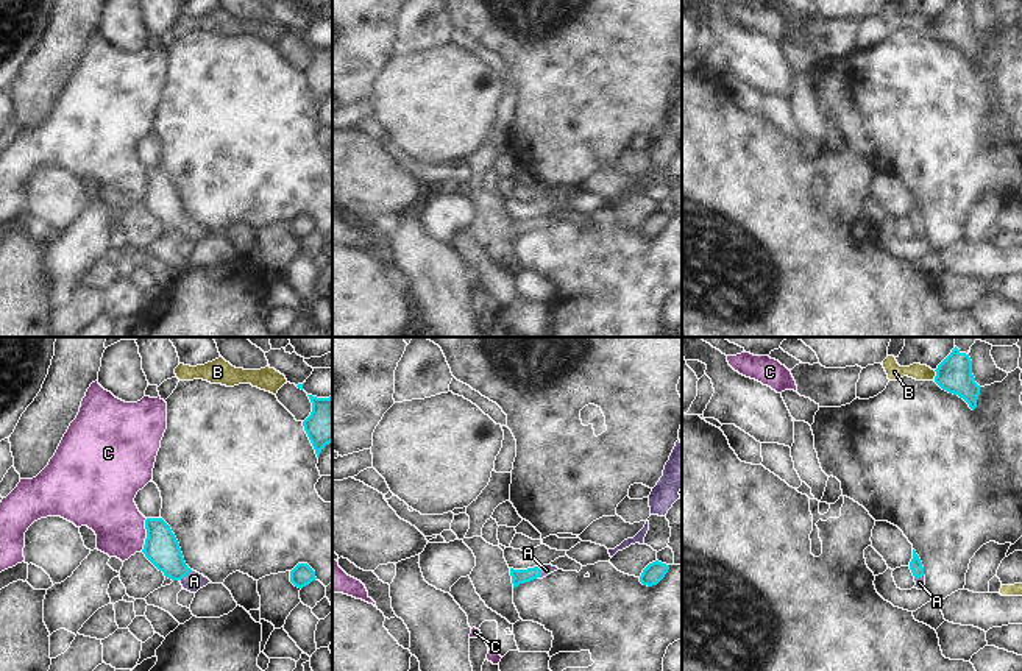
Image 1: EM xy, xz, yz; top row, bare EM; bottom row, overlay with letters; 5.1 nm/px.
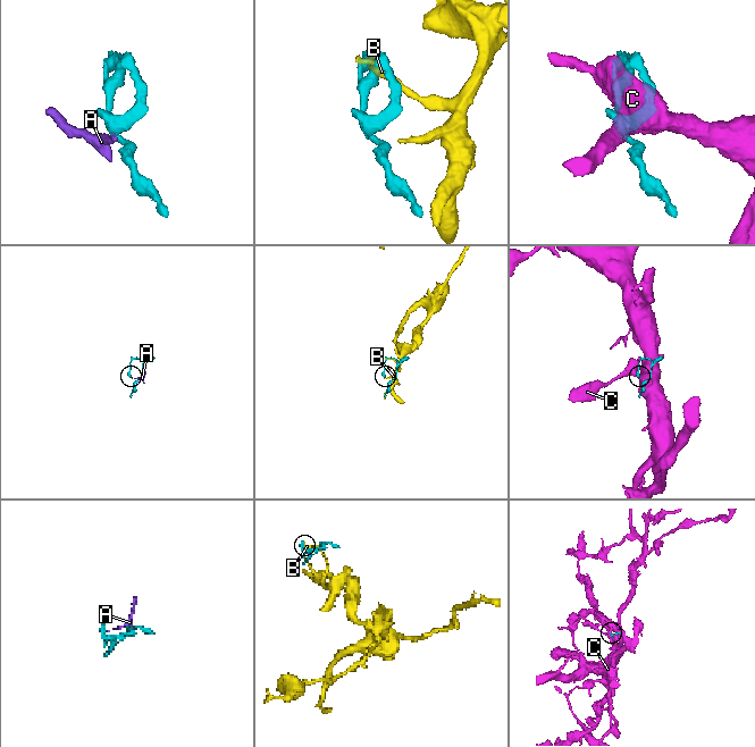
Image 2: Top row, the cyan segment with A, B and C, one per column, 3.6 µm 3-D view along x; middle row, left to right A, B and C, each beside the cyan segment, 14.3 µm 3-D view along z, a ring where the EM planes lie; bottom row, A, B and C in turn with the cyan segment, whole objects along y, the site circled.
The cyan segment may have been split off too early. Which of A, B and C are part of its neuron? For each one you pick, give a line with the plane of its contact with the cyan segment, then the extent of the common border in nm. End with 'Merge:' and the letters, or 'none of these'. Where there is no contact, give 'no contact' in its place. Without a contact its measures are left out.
A: meets cyan in xz; contact 70 nm long
Merge: A

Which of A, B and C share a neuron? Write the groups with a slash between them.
A / B / C

